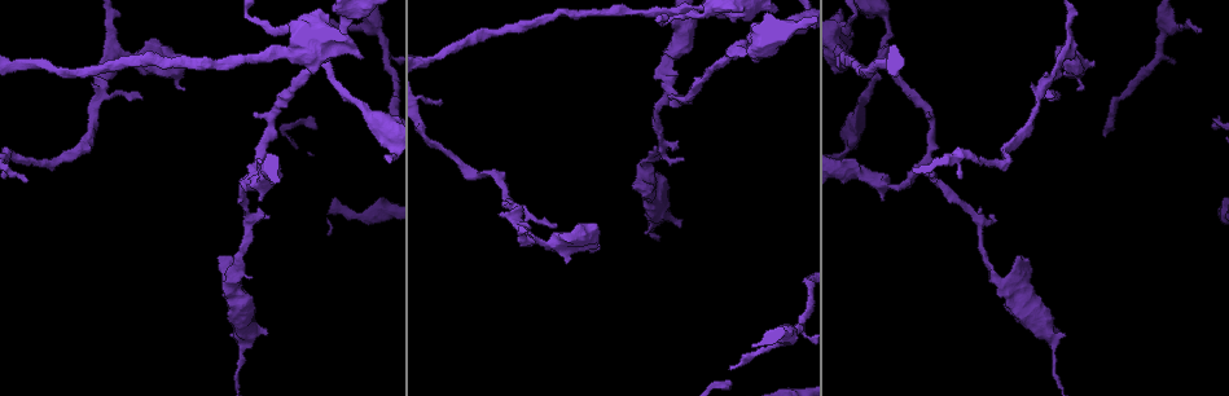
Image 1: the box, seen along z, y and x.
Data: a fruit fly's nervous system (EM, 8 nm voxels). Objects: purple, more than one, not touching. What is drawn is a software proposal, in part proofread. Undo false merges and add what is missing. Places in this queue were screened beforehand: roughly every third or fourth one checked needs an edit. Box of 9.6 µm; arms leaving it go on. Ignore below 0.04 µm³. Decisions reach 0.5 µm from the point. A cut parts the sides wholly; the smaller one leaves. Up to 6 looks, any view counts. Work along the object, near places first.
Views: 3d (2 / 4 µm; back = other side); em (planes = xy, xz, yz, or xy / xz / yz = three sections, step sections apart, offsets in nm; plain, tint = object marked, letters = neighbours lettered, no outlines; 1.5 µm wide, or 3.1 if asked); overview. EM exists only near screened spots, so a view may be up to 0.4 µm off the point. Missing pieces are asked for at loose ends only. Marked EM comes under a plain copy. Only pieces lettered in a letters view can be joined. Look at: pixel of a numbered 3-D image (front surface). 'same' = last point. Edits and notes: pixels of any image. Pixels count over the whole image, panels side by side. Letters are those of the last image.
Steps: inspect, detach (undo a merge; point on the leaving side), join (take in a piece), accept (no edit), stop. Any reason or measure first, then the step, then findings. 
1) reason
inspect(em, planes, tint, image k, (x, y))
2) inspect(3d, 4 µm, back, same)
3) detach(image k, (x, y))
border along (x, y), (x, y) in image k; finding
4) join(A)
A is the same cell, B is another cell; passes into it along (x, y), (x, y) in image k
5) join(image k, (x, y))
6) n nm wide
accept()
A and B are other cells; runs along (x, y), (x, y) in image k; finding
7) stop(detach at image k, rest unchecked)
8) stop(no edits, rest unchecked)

thin neck
inspect(3d, 4 µm, image 1, (117, 54))

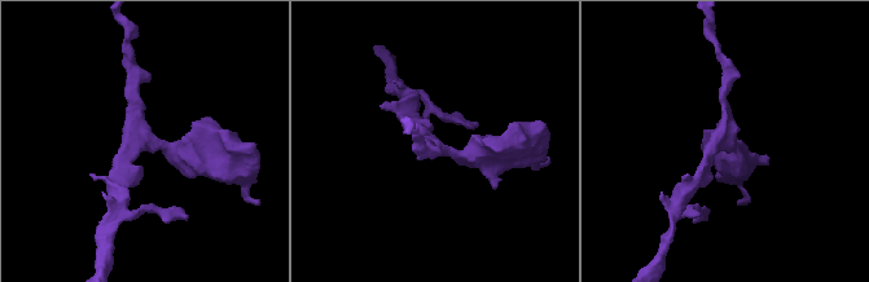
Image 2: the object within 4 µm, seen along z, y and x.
3 arms; need the tissue
inspect(em, yz, step 4, tint, image 2, (143, 140))

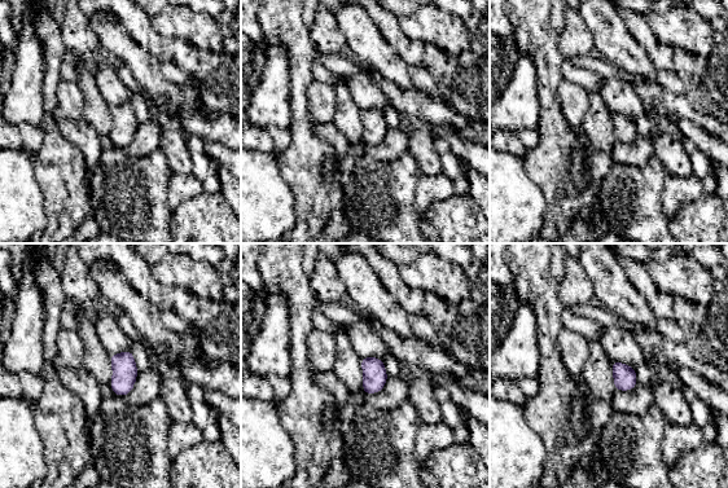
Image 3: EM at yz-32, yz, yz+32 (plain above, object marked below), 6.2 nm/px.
inspect(em, planes, letters, same)

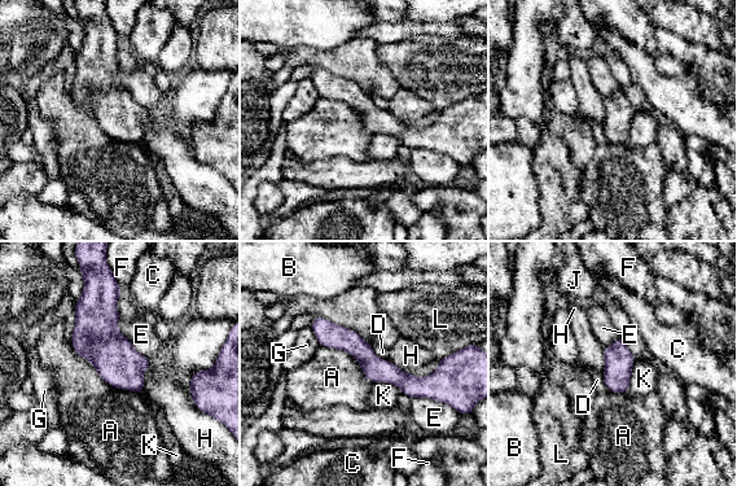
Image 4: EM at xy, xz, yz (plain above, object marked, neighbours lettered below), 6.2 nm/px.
A touches over 550 nm
accept()
A, B, C, D, E, F, G, H, J, K and L are other cells; continuous, no second neuron

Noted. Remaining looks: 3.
an open end
inspect(em, planes, letters, image 1, (1200, 31))

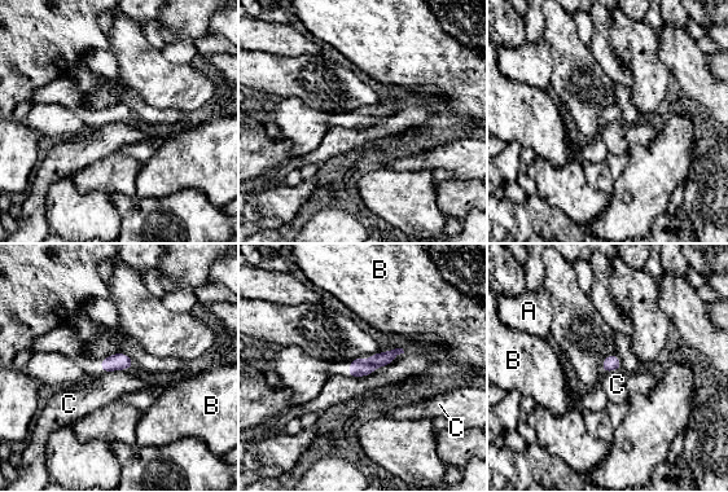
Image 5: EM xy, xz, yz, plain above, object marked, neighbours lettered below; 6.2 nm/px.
C touches over 120 nm
accept()
A, B and C are other cells; runs along (394, 352), (351, 373) in image 5; none of them fits

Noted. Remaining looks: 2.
free end
inspect(em, xy, step 8, tint, image 1, (265, 333))

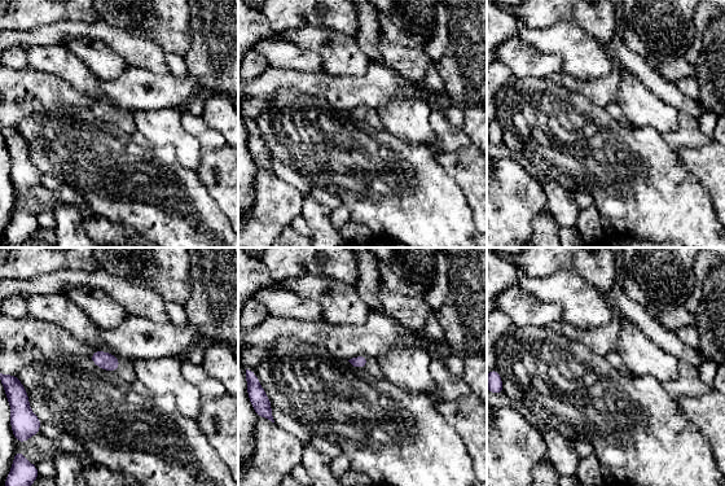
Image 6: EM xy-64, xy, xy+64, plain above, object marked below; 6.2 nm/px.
cut it another way
inspect(em, planes, letters, same)

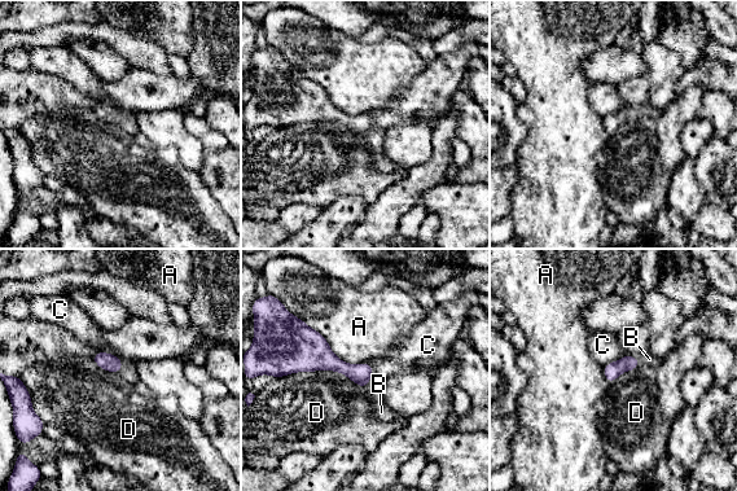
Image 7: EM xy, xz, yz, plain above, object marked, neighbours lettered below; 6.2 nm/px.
D touches over 550 nm
join(image 7, (649, 359))
B is the same cell, A, C and D are other cells; passes into it along (613, 371), (637, 360), (649, 359) in image 7; it goes on there

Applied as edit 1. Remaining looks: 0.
stop(join at image 7, rest unchecked)

